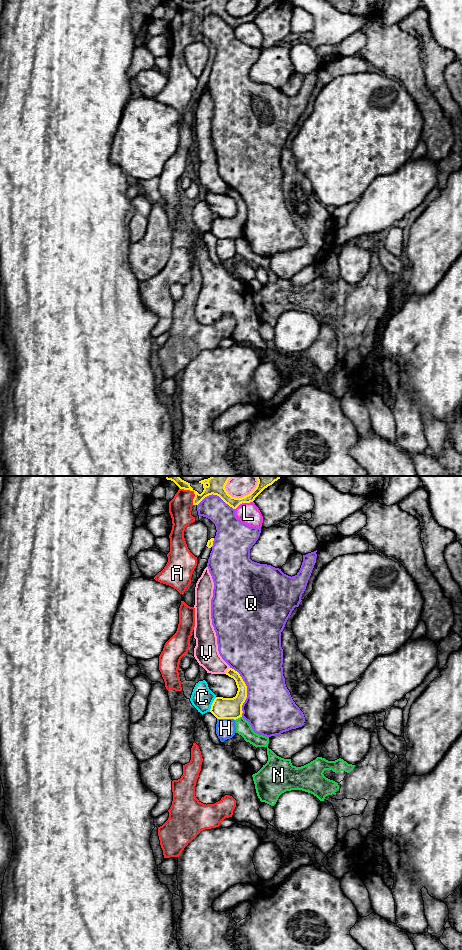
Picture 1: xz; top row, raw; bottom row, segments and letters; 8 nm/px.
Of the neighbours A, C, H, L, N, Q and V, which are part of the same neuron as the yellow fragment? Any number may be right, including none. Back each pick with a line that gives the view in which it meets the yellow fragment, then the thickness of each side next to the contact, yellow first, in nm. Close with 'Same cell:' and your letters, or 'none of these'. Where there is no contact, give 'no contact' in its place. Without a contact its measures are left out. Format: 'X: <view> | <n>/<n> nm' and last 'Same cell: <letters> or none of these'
Same cell: none of these

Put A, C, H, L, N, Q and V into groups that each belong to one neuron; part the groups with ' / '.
A / C / H / L / N / Q / V

